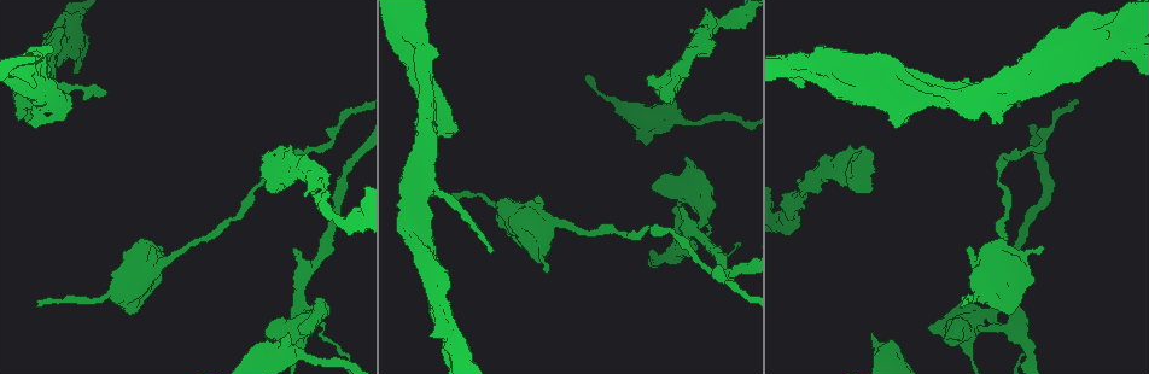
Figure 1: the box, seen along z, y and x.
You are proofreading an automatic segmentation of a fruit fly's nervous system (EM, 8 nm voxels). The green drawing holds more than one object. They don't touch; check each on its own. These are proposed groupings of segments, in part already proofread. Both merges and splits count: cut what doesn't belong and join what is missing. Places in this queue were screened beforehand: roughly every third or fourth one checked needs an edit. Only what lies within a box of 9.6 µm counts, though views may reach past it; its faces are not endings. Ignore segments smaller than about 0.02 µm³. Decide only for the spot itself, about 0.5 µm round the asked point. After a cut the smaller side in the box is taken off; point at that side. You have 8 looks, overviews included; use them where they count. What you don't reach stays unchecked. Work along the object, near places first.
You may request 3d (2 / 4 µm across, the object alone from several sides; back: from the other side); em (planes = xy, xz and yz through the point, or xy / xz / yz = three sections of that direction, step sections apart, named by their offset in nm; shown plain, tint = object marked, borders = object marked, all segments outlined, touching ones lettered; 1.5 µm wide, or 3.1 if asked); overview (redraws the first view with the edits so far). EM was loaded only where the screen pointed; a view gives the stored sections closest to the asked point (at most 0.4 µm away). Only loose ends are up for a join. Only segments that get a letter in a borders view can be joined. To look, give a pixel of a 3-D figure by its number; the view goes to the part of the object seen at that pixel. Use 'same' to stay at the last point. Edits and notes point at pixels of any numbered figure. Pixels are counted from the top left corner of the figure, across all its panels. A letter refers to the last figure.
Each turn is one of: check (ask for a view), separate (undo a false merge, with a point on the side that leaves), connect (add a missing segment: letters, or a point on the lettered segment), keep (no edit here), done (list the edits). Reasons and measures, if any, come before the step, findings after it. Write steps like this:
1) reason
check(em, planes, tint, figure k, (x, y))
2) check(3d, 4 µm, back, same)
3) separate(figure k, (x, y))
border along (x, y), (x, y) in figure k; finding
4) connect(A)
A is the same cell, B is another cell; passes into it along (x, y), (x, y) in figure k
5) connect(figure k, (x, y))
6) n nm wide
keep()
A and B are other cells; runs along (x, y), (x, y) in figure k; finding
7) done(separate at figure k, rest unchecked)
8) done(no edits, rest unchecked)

calibre changes
check(em, planes, borders, figure 1, (718, 22))

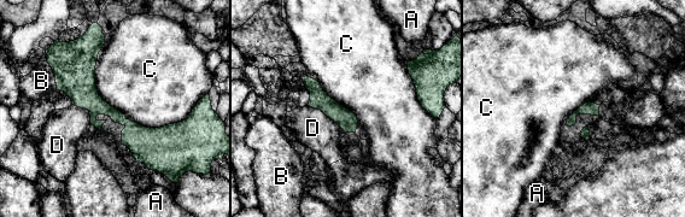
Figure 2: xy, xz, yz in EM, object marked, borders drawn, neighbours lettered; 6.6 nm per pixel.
90 nm wide
keep()
A, B, C and D are other cells; continuous, no second neuron

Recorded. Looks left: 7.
stops while still wide
check(em, planes, borders, figure 1, (999, 117))

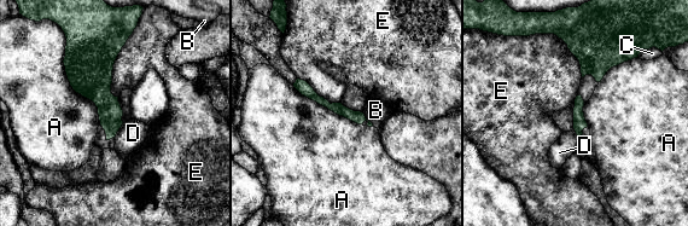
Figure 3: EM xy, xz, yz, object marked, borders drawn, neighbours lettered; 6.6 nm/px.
keep()
A, B, C, D and E are other cells; runs along (298, 82), (330, 106), (362, 119) in figure 3; none of them fits

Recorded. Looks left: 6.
check(3d, 4 µm, figure 1, (290, 331))

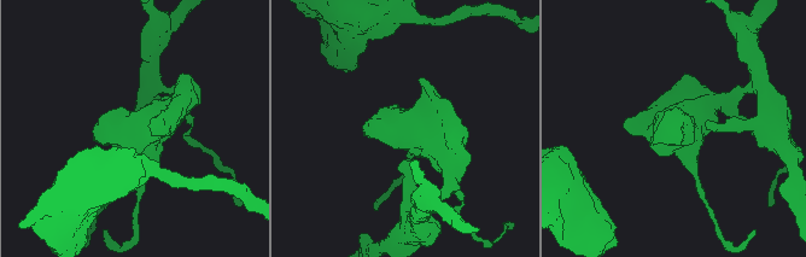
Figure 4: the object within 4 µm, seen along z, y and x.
need the tissue
check(em, xy, step 4, tint, figure 4, (406, 146))

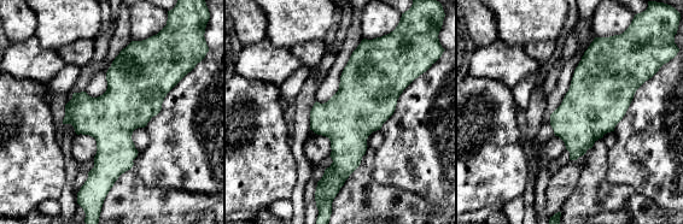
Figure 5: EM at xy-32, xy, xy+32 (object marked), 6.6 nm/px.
cut it another way
check(em, xz, step 4, borders, same)

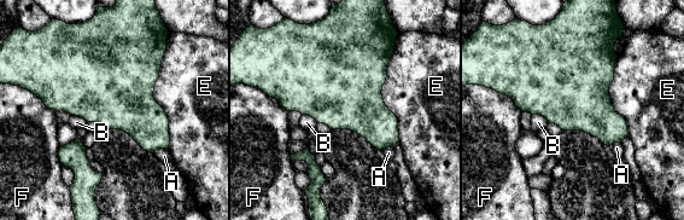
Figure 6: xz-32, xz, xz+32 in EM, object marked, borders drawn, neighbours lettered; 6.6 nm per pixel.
keep()
A, B, E and F are other cells; border along (532, 114), (539, 114), (549, 122) in figure 6; all the same neuron

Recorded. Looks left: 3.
done(no edits, rest unchecked)

